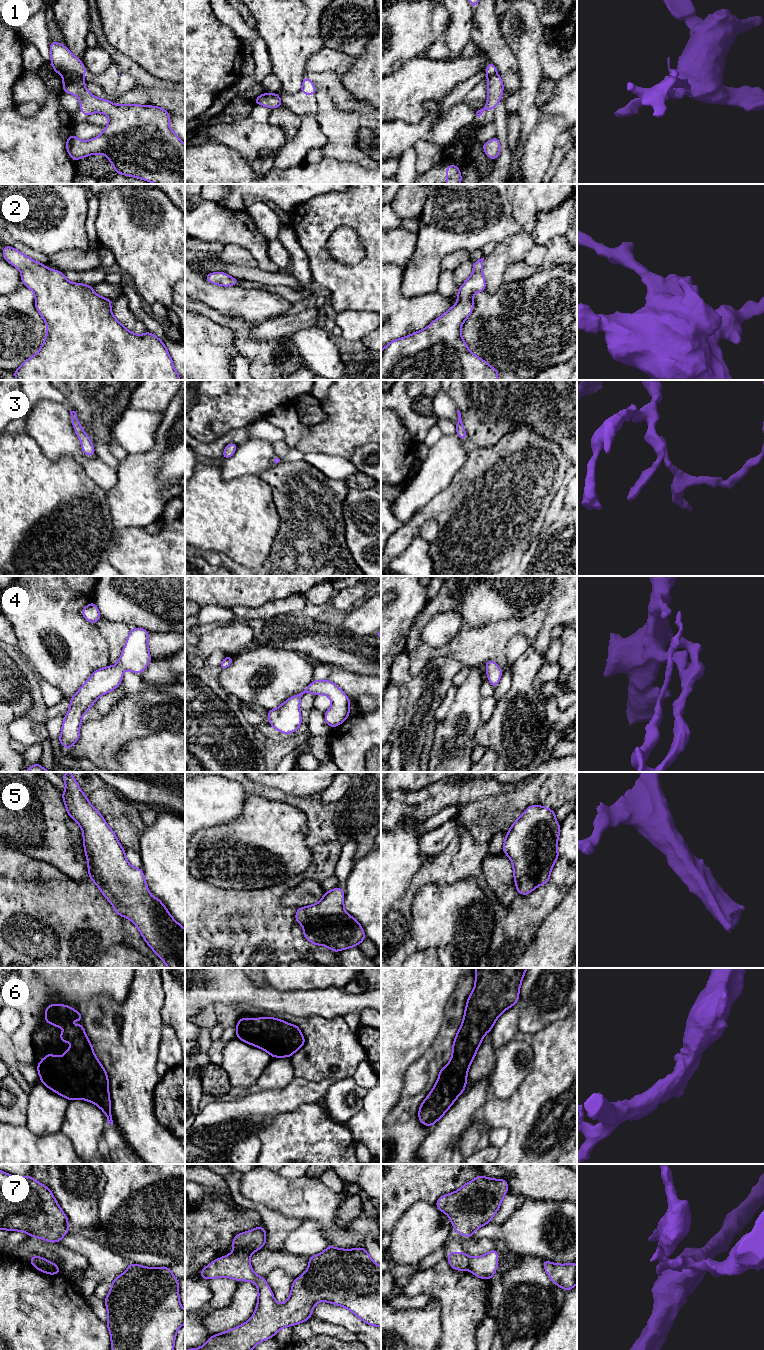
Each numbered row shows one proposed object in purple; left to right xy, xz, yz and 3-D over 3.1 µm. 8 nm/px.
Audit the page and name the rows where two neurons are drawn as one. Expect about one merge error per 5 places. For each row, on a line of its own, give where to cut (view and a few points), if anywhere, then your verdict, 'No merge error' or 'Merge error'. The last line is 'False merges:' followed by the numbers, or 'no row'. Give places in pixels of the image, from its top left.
1: Split along xy (61, 72), (76, 73), (83, 78). Merge error
2: No split. No merge error
3: No split. No merge error
4: No split. No merge error
5: No split. No merge error
6: No split. No merge error
7: Split along xz (234, 1250), (250, 1254). Merge error
False merges: 1, 7

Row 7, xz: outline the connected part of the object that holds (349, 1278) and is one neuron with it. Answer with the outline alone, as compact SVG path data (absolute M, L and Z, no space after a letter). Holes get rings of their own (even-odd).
M329 1245L322 1253L308 1257L307 1270L293 1281L290 1296L283 1304L276 1302L266 1279L254 1273L250 1257L249 1253L233 1251L204 1267L199 1277L206 1280L229 1277L254 1282L258 1288L258 1301L252 1317L240 1326L211 1335L205 1345L187 1350L253 1350L280 1329L309 1320L314 1305L320 1301L345 1307L368 1325L381 1327L381 1266L373 1262L364 1247L338 1249Z

